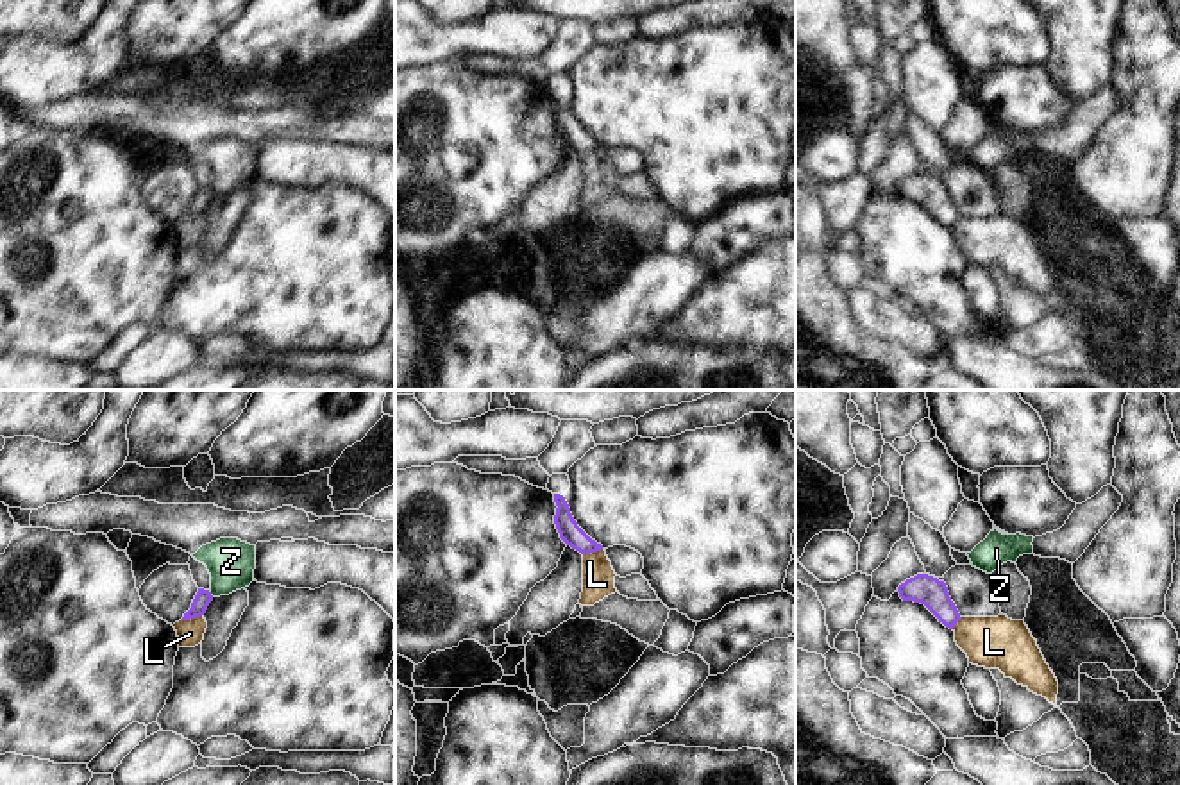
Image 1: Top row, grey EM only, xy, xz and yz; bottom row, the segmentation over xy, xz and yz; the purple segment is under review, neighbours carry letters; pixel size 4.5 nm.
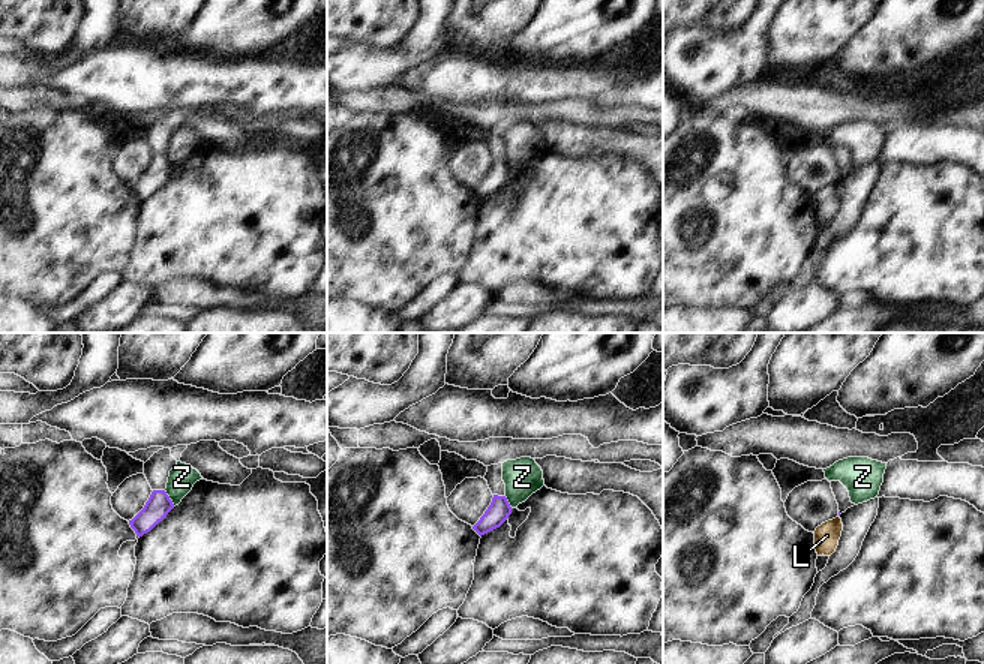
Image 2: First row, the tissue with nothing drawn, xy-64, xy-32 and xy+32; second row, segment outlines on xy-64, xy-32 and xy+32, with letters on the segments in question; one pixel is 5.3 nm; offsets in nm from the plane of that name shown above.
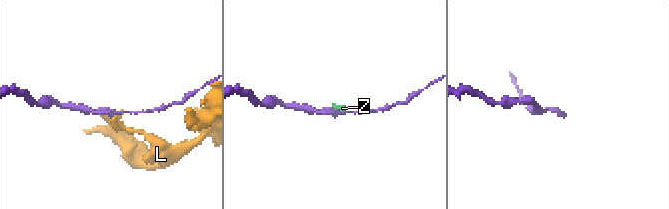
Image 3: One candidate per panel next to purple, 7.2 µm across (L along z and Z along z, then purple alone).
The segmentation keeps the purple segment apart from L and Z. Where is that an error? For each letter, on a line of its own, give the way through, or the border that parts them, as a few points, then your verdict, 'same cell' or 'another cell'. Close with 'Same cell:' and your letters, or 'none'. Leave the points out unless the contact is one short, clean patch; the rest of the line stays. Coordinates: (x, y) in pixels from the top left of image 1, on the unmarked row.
L: along xy (202, 213), (181, 220) | another cell
Z: along xy (210, 192), (213, 195) | another cell
Same cell: none

